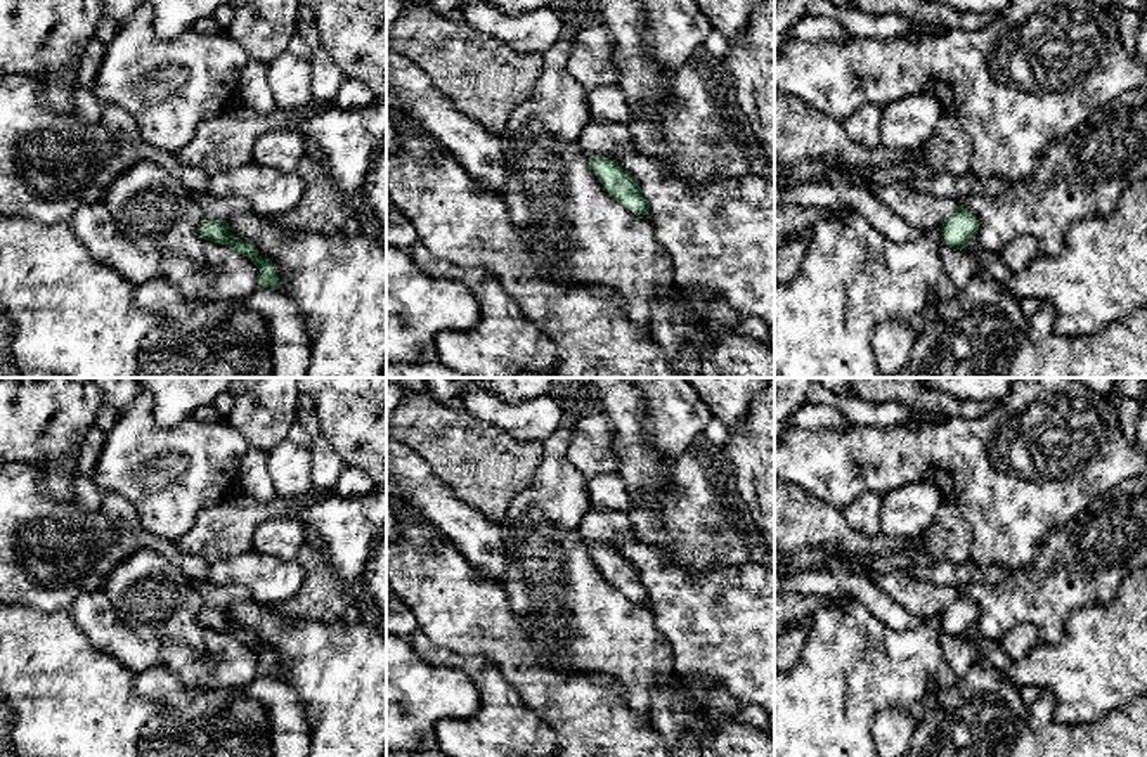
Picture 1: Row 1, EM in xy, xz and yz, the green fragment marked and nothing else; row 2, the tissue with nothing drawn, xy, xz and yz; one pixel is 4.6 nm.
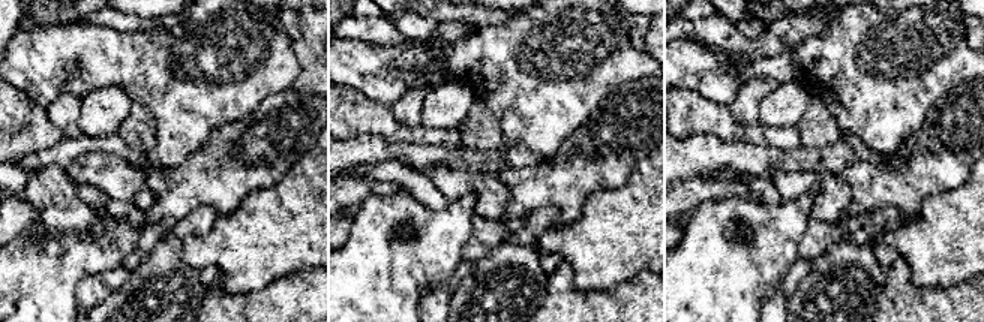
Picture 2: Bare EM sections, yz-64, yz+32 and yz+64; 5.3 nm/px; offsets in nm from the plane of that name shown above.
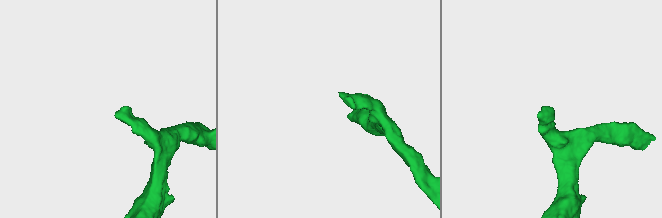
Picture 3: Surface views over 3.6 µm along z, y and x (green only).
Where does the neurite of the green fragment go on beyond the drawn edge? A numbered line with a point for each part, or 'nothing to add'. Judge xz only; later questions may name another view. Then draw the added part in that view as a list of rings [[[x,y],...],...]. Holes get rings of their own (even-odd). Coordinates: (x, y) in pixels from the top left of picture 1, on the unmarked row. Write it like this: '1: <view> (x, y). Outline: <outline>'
1: xz (598, 527). Outline: [[[589,506],[580,523],[580,537],[587,546],[615,547],[619,539],[632,540],[634,530],[627,511],[603,511]]]

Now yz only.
1: yz (924, 600). Outline: [[[894,570],[884,575],[870,573],[868,577],[920,620],[941,615],[958,594],[956,587],[936,586],[918,579],[910,570]]]

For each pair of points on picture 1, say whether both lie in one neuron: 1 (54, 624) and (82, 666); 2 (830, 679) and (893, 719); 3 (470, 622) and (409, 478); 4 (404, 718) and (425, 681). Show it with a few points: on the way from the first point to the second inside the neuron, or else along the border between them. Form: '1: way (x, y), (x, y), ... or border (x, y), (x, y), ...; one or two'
1: way (54, 634), (71, 655); one
2: border (907, 709), (882, 709), (874, 719), (872, 738); two
3: border (404, 499), (439, 530); two
4: way (404, 709), (404, 702), (416, 690); one

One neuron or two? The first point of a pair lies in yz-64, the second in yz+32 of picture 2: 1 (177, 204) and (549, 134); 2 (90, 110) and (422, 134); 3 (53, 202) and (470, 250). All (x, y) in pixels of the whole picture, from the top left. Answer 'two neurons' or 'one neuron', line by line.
1: two neurons
2: two neurons
3: two neurons

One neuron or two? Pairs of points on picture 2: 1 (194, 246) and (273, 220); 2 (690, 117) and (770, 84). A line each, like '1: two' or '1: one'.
1: one
2: two

